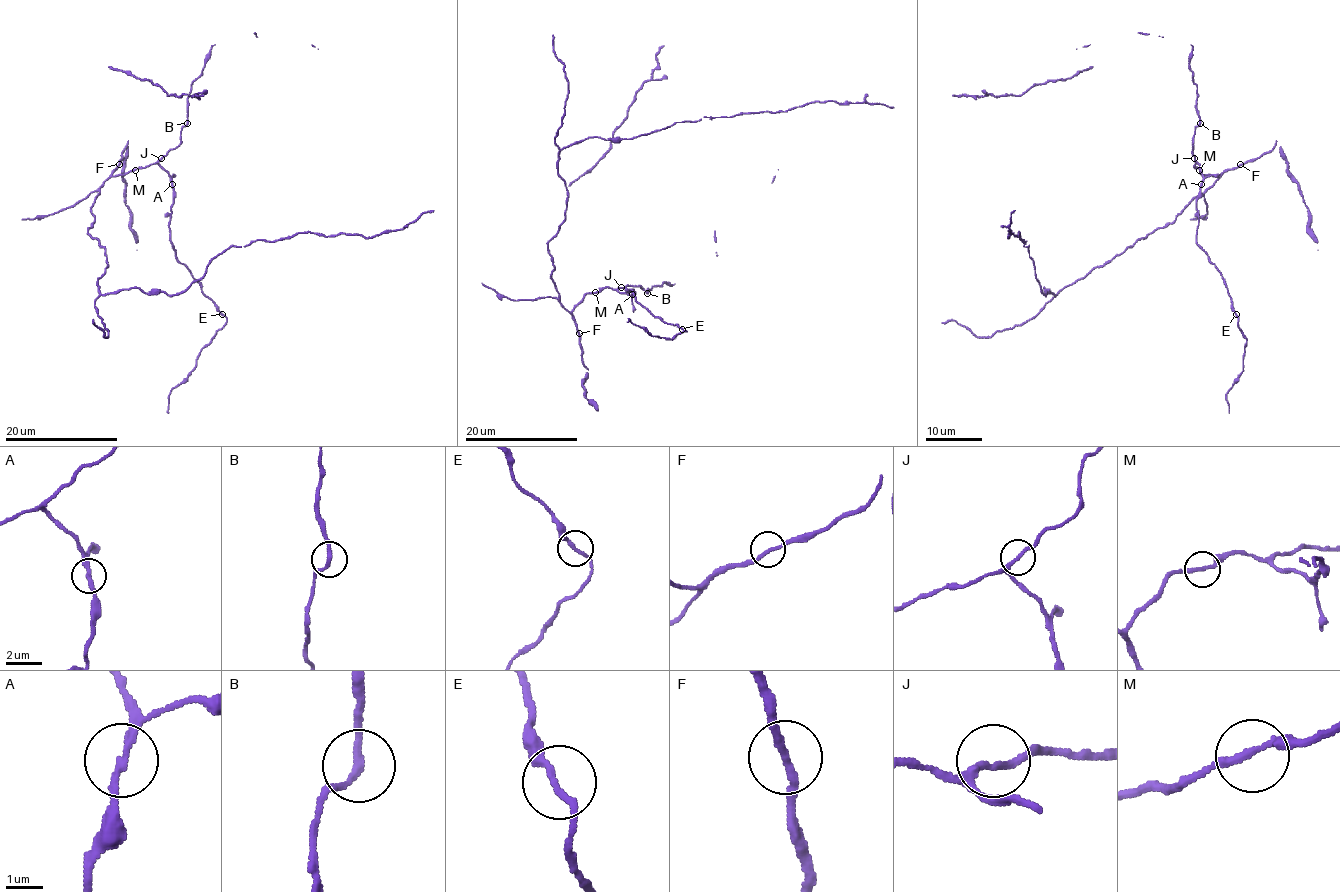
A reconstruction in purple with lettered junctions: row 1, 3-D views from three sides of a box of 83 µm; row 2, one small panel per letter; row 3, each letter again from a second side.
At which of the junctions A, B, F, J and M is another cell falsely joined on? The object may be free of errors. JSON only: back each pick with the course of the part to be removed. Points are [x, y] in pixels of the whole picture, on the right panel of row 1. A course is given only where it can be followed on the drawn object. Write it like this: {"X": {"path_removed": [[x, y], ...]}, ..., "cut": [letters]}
{"cut": []}

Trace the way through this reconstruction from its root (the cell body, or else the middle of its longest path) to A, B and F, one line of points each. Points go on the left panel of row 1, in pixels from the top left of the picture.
A: (90, 227), (95, 219), (90, 206), (99, 195), (99, 188), (110, 177), (158, 164), (172, 184)
B: (90, 227), (95, 219), (90, 206), (99, 188), (110, 177), (158, 163), (179, 144), (182, 127), (188, 123)
F: (90, 227), (95, 219), (90, 206), (99, 195), (99, 188), (119, 164)

